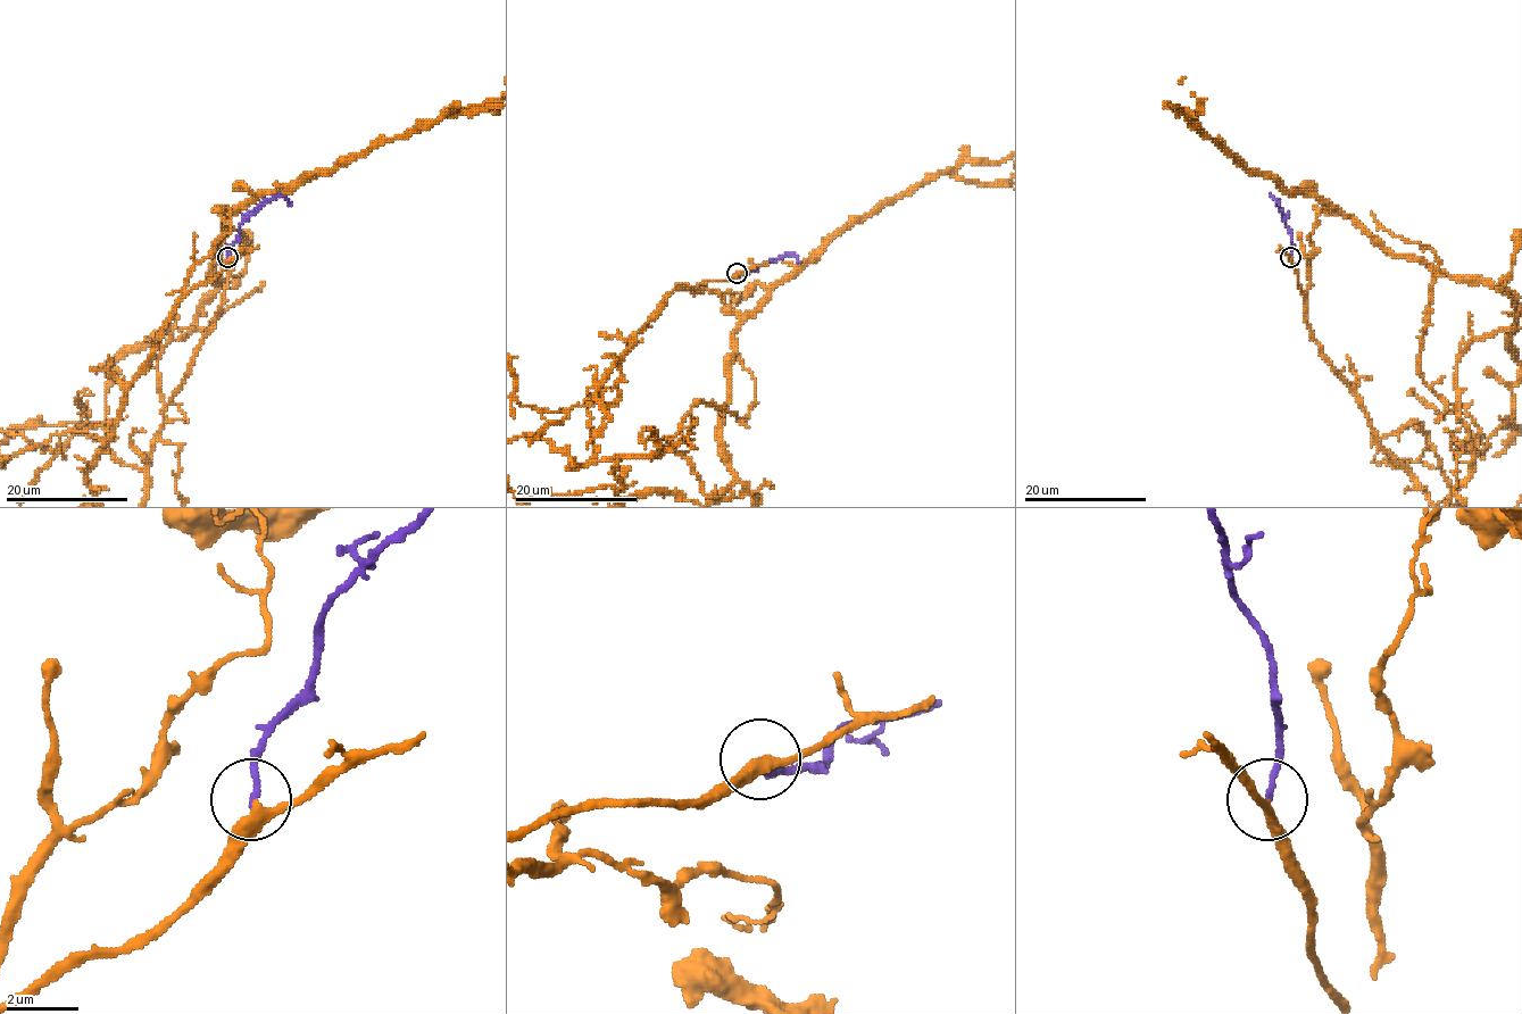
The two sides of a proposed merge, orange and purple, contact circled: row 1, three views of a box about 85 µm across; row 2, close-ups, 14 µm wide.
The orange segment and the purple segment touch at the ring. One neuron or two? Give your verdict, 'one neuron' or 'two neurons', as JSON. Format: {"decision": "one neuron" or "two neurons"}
{"decision": "one neuron"}

